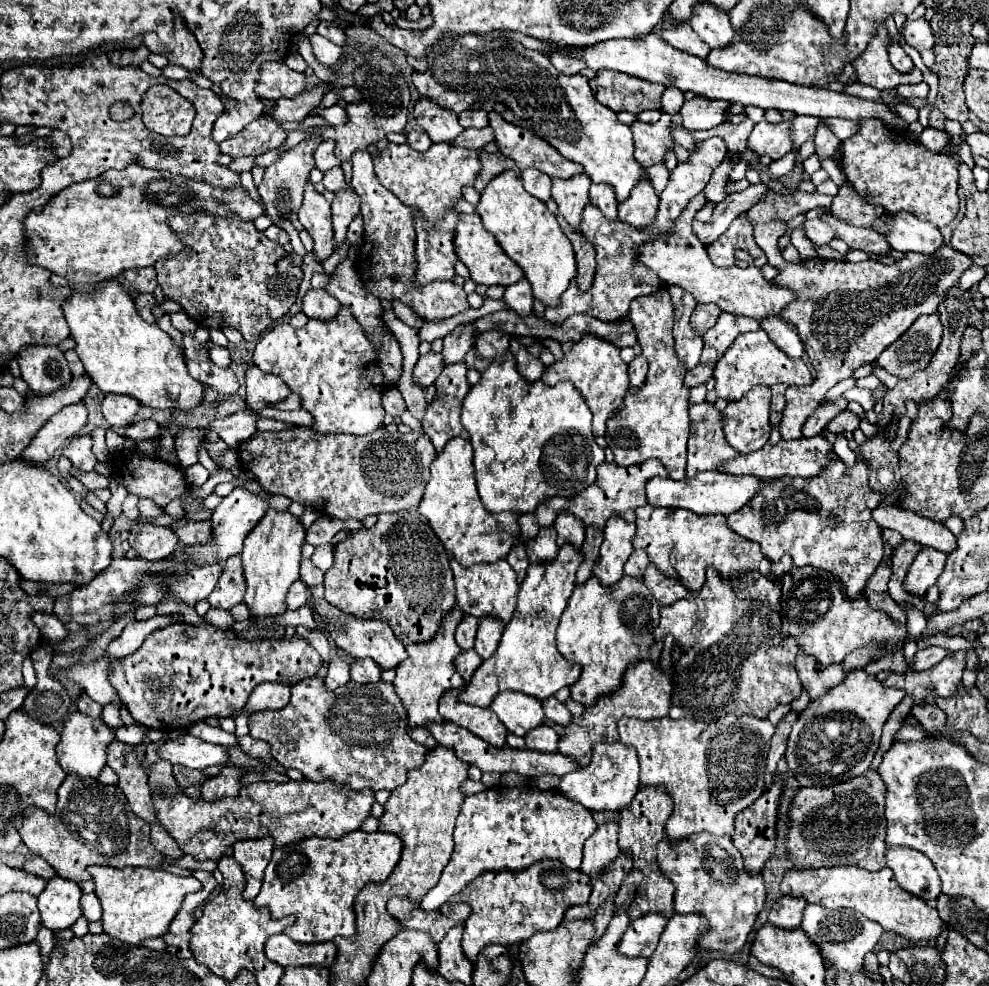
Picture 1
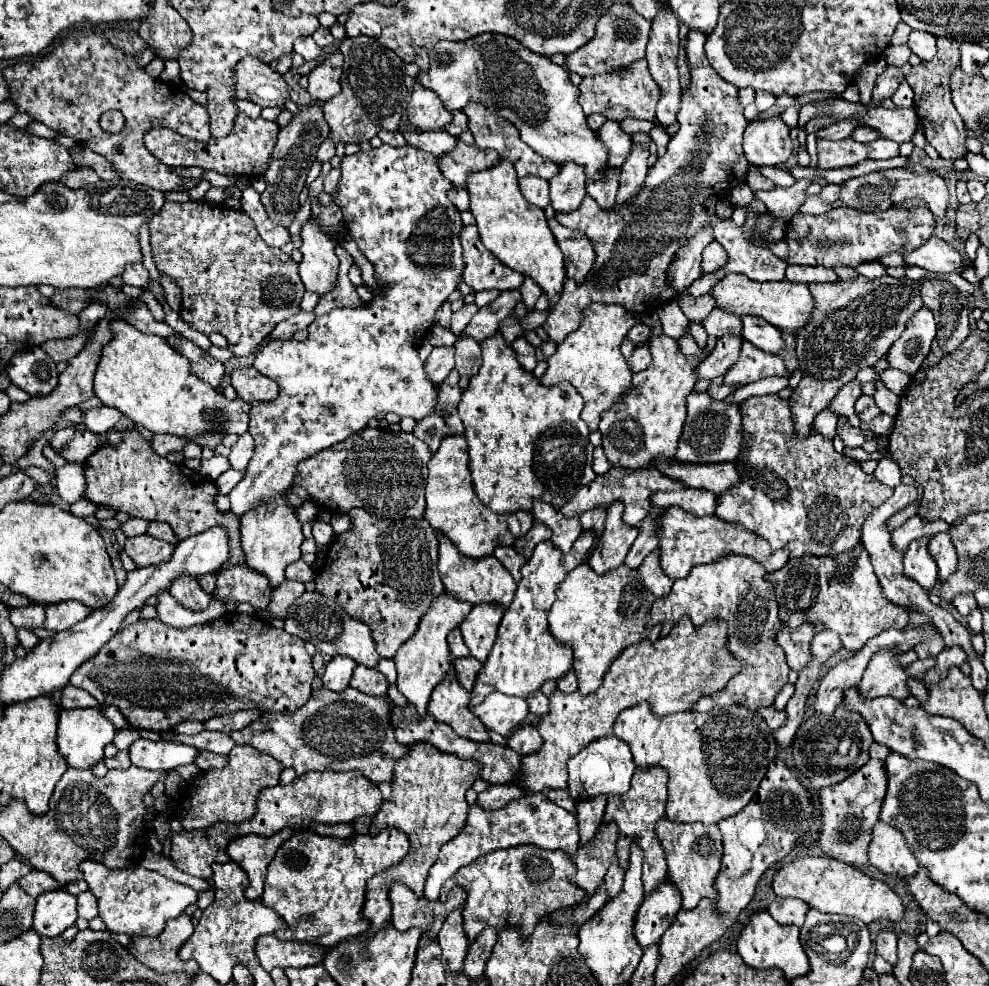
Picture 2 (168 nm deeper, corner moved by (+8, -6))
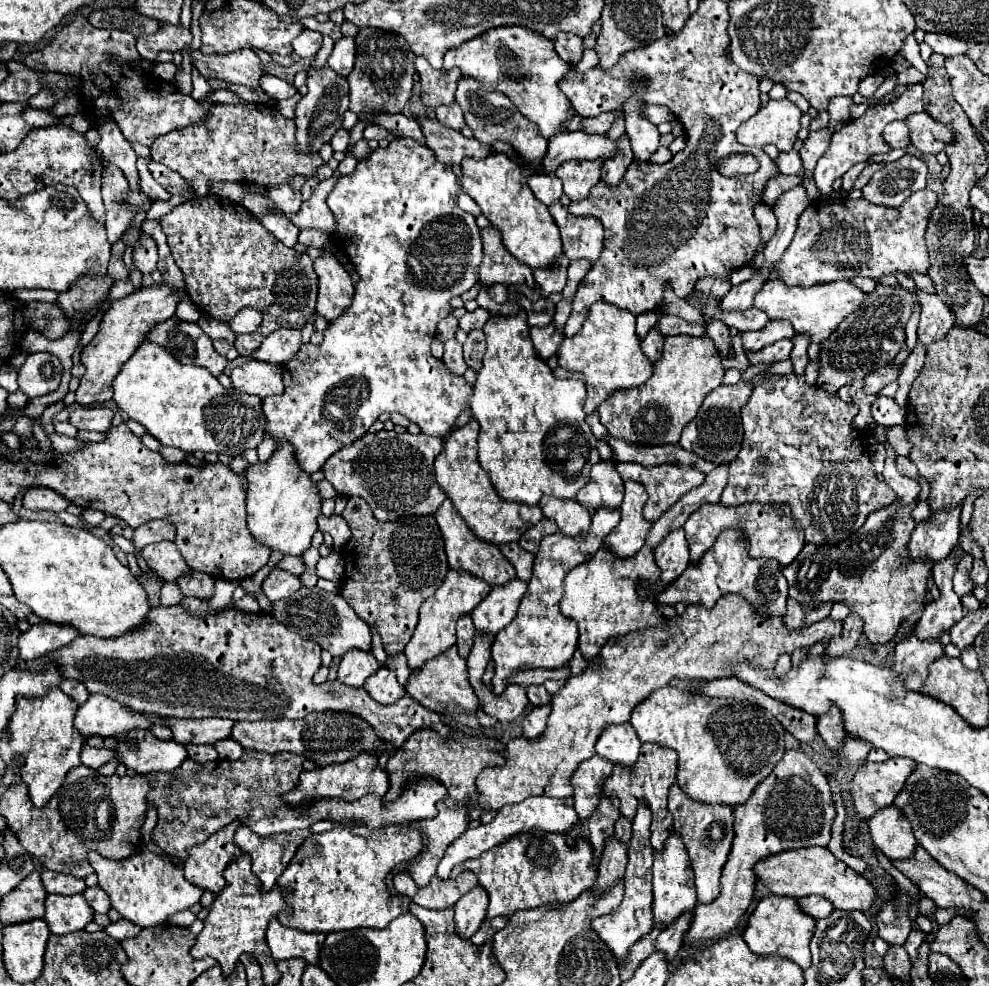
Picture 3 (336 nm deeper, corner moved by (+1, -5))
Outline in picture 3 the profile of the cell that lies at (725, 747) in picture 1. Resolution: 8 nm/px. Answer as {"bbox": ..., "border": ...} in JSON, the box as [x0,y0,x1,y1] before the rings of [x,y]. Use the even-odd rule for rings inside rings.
{"bbox":[629,688,783,804],"border":[[[659,688],[639,706],[629,720],[641,742],[671,748],[679,756],[677,786],[695,802],[743,804],[783,758],[783,726],[761,706],[729,698],[691,696],[677,688]]]}

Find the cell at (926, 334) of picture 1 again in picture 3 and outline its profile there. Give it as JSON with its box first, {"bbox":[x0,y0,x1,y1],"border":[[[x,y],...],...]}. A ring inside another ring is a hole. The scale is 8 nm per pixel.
{"bbox":[915,288,953,346],"border":[[[915,288],[915,296],[921,302],[921,320],[917,328],[917,342],[921,346],[929,346],[945,338],[945,334],[953,326],[953,314],[945,302],[941,302],[935,294],[929,294],[921,288]]]}

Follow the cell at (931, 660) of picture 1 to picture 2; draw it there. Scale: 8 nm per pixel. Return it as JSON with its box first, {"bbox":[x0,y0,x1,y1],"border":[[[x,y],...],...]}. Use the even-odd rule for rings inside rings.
{"bbox":[914,631,944,659],"border":[[[936,631],[936,635],[932,639],[926,639],[924,643],[916,643],[914,651],[918,653],[920,659],[926,659],[926,657],[936,657],[944,647],[944,641],[942,641],[942,635]]]}

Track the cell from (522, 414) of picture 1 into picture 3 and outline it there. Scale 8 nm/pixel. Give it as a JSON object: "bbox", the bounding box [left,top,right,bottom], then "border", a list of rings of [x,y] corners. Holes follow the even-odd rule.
{"bbox":[471,312,601,506],"border":[[[525,312],[507,318],[491,316],[491,320],[483,326],[483,332],[487,336],[487,352],[483,356],[483,368],[477,372],[471,400],[473,418],[481,426],[477,440],[481,468],[487,472],[497,494],[507,502],[533,506],[543,494],[573,500],[577,492],[587,484],[591,466],[601,460],[597,438],[585,422],[583,402],[587,392],[583,382],[553,378],[551,368],[541,362],[539,356],[535,356],[531,338],[527,338],[529,324]]]}

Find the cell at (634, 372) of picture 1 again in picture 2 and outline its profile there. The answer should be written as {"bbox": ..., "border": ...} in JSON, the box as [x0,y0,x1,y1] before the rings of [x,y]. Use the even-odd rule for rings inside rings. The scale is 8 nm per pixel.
{"bbox":[628,343,652,373],"border":[[[640,343],[640,345],[636,345],[632,357],[628,359],[628,365],[634,373],[638,373],[638,371],[644,371],[650,365],[650,359],[652,359],[650,347],[646,343]]]}

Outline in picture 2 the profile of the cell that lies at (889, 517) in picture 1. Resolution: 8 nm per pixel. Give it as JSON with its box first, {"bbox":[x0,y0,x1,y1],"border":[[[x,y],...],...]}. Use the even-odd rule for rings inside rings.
{"bbox":[928,533,956,583],"border":[[[938,533],[932,537],[930,545],[928,545],[934,561],[938,563],[938,579],[944,583],[944,579],[948,579],[948,575],[952,575],[952,571],[956,571],[956,549],[952,547],[952,539],[946,533]]]}

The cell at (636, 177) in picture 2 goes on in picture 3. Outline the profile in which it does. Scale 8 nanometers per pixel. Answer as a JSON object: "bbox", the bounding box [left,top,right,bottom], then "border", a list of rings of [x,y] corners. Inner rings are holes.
{"bbox":[625,102,659,162],"border":[[[625,102],[625,126],[633,148],[633,160],[649,162],[651,154],[659,148],[659,132],[647,118],[643,118],[641,108],[641,102]]]}

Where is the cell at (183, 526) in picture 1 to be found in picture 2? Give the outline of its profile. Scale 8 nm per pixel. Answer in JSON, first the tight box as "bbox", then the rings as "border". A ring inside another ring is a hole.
{"bbox":[146,521,178,545],"border":[[[150,521],[146,533],[152,535],[152,537],[156,537],[156,539],[162,539],[162,541],[166,541],[170,545],[176,545],[178,543],[178,537],[174,535],[172,527],[168,523],[162,523],[162,521]]]}

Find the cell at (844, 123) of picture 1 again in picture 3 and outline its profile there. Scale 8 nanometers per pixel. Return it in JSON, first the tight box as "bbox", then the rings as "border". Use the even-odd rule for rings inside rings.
{"bbox":[883,120,909,148],"border":[[[903,120],[891,122],[885,126],[883,130],[883,140],[891,146],[891,148],[907,148],[909,146],[909,132]]]}

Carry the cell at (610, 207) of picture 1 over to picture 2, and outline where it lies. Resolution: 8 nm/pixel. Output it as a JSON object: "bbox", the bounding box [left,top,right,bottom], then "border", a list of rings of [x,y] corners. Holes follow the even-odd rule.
{"bbox":[586,169,618,209],"border":[[[612,169],[612,179],[604,179],[604,183],[588,183],[586,191],[588,195],[602,207],[612,209],[616,203],[616,191],[618,191],[618,169]]]}

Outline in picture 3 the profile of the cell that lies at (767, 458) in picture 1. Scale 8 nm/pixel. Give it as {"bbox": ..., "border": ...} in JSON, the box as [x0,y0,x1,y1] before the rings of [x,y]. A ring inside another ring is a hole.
{"bbox":[607,438,717,474],"border":[[[607,438],[607,442],[611,444],[617,462],[635,462],[645,468],[659,466],[659,464],[673,464],[681,468],[695,468],[703,474],[709,474],[711,470],[717,468],[715,462],[697,458],[695,454],[679,448],[679,444],[675,446],[627,446],[627,442],[615,442],[615,438]]]}

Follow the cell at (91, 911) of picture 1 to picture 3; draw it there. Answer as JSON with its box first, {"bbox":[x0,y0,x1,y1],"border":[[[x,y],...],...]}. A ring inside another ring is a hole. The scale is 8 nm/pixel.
{"bbox":[83,886,111,914],"border":[[[93,886],[93,888],[87,888],[85,892],[83,892],[83,896],[85,896],[85,900],[89,902],[89,906],[97,912],[97,914],[107,914],[109,912],[109,908],[111,908],[111,902],[109,902],[109,898],[107,898],[107,894],[99,888],[99,886]]]}

